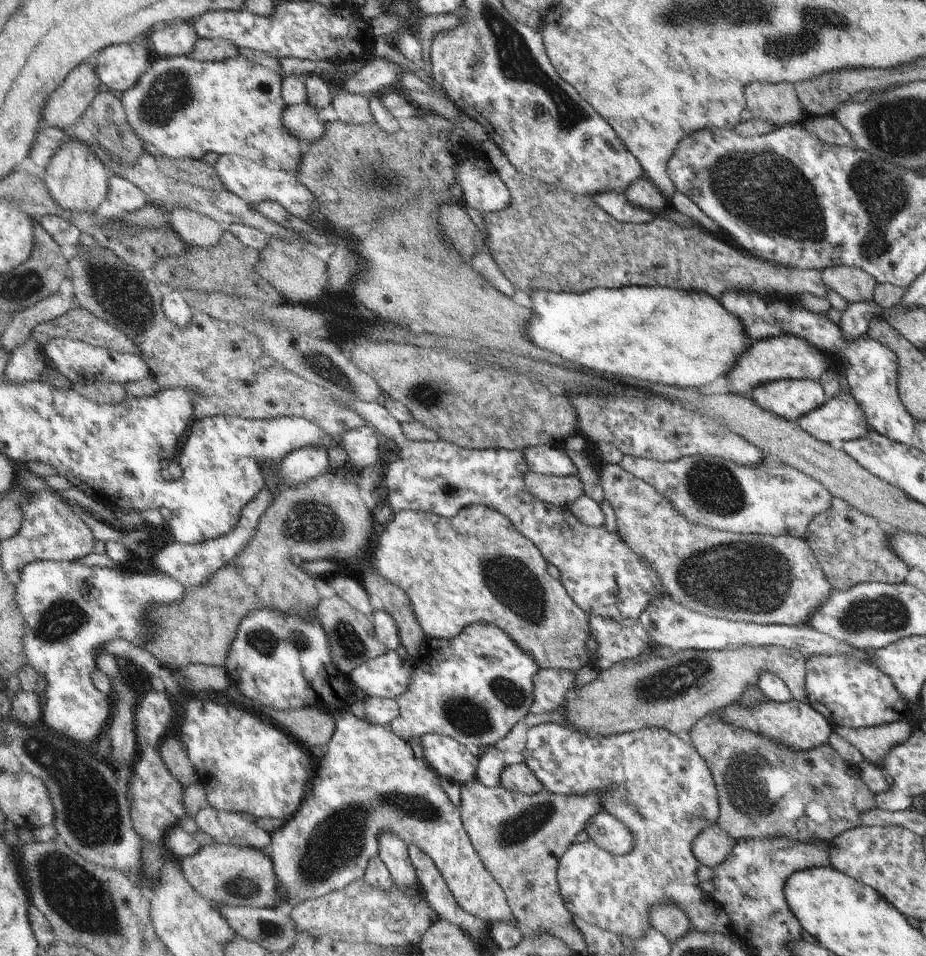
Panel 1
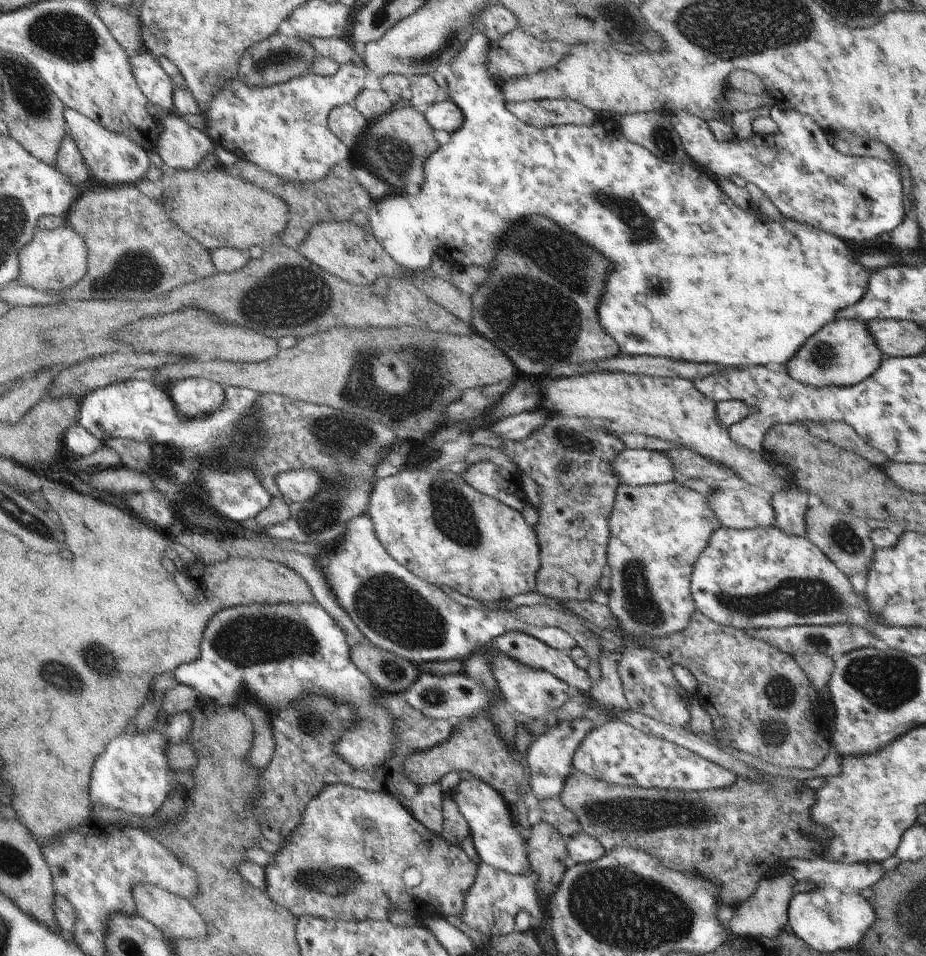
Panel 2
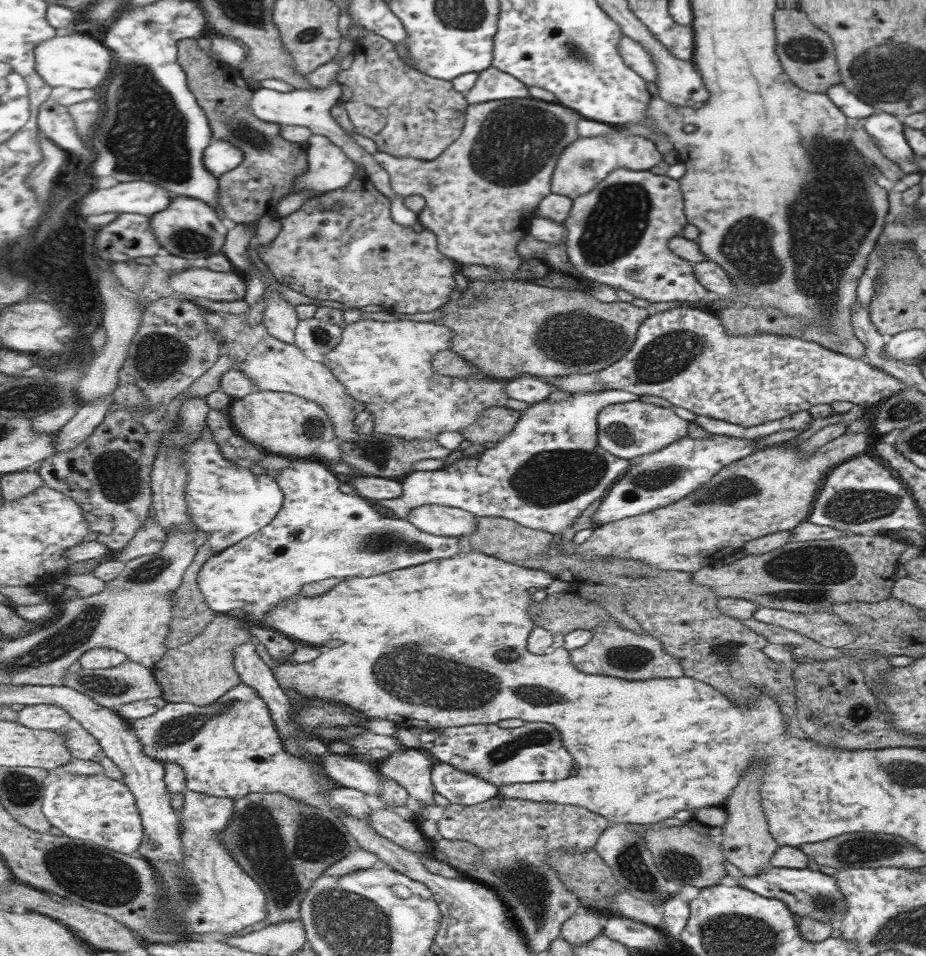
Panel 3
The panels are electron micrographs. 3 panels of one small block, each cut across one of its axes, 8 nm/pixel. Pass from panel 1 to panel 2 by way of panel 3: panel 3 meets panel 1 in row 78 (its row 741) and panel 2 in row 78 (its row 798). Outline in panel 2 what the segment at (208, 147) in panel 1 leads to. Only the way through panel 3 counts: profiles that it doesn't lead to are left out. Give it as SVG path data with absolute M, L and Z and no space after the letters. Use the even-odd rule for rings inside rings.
M348 64L344 65L336 72L332 77L319 76L311 72L307 75L303 75L286 83L279 85L273 85L270 87L253 88L252 85L247 85L239 76L234 77L232 81L222 81L222 90L214 97L210 108L203 113L207 118L205 132L212 138L212 140L222 146L223 148L237 154L239 158L247 159L250 162L255 163L261 169L270 173L287 178L290 182L309 183L313 181L323 180L329 173L339 164L347 164L349 158L350 148L332 131L328 118L331 116L333 110L337 107L352 104L355 96L363 90L363 69L360 69L356 65Z

